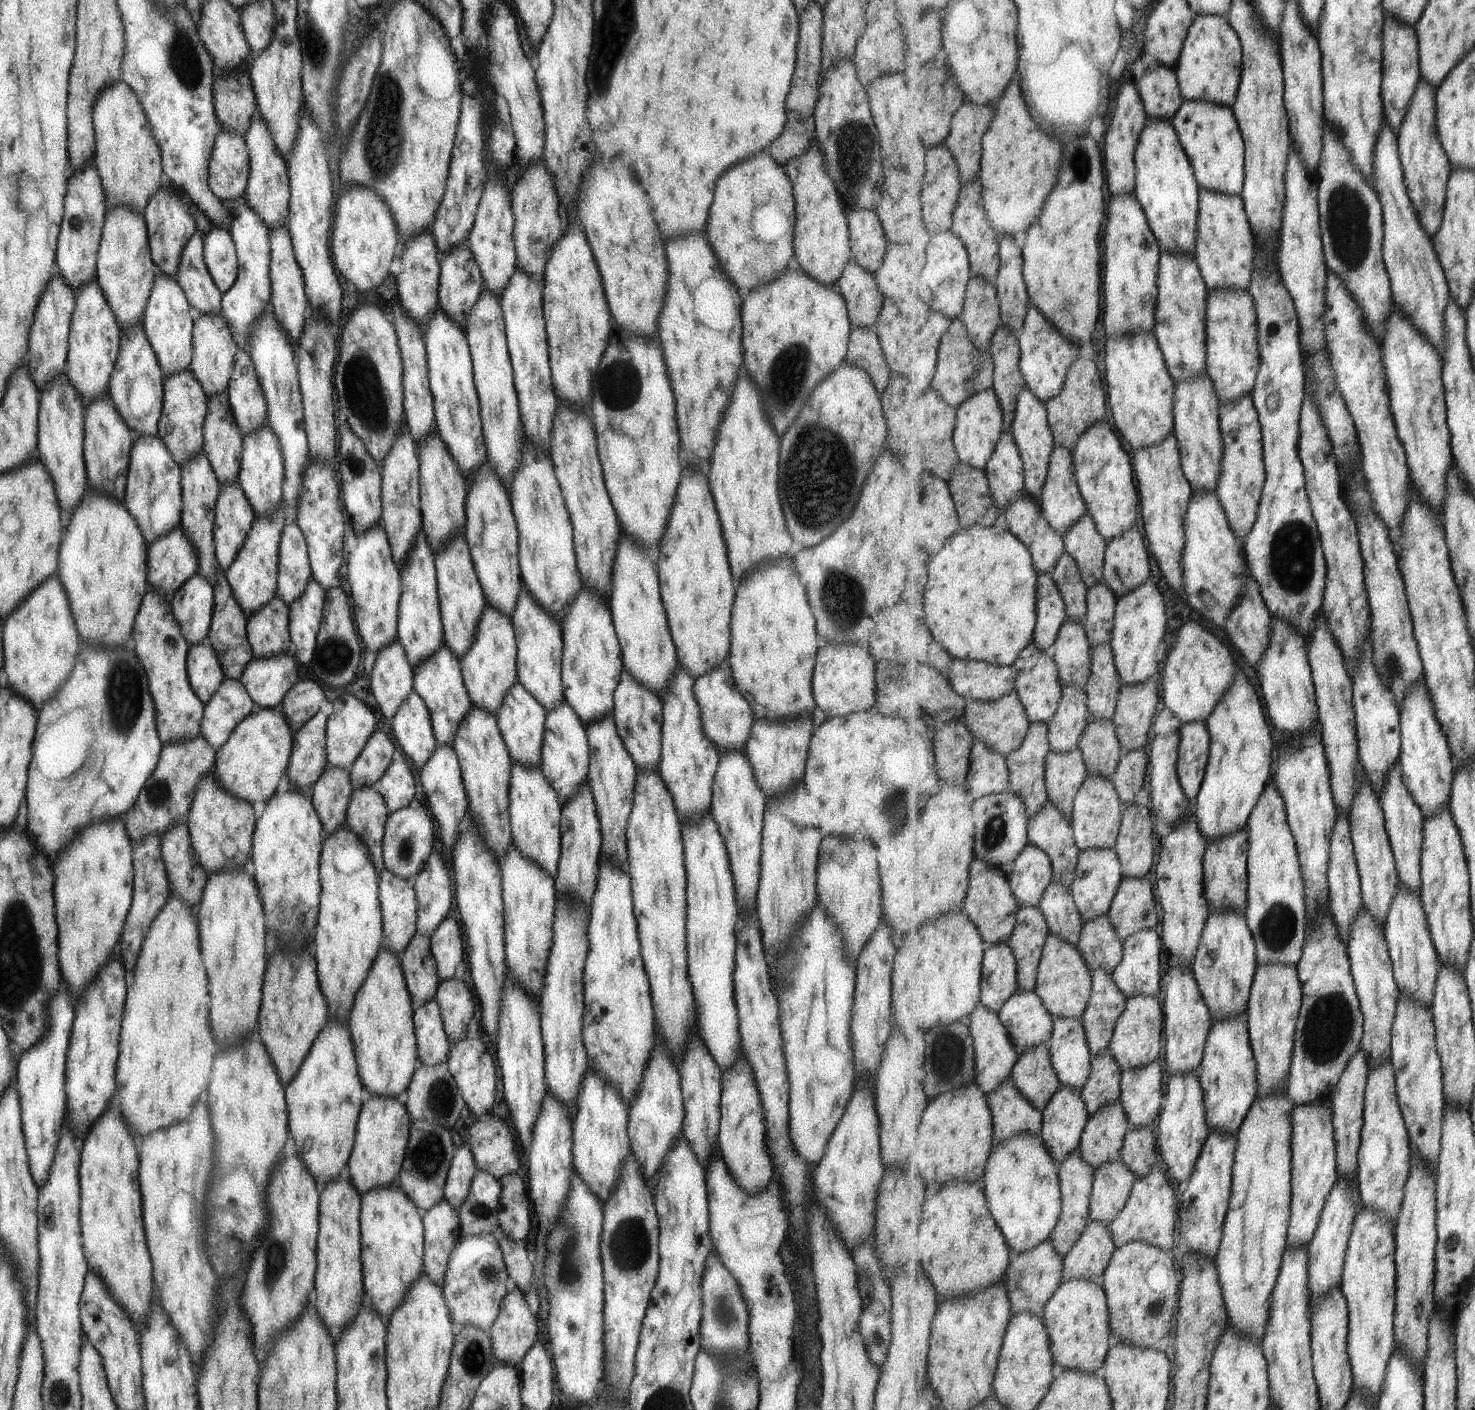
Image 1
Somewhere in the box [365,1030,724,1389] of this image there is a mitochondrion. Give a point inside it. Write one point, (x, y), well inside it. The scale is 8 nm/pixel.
(630, 1245)

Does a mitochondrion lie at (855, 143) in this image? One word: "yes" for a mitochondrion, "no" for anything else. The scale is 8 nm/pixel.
yes

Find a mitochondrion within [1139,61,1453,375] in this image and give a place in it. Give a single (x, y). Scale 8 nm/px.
(1347, 210)

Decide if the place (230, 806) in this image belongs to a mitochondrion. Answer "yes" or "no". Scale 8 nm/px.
no

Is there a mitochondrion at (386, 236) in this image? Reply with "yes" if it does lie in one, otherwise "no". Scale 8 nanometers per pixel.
no

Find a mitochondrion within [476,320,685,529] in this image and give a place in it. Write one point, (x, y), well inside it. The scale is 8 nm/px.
(619, 386)

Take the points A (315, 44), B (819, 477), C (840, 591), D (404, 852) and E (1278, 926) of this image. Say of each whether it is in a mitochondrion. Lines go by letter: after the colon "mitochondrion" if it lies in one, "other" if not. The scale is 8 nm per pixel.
A: mitochondrion
B: mitochondrion
C: mitochondrion
D: mitochondrion
E: mitochondrion

